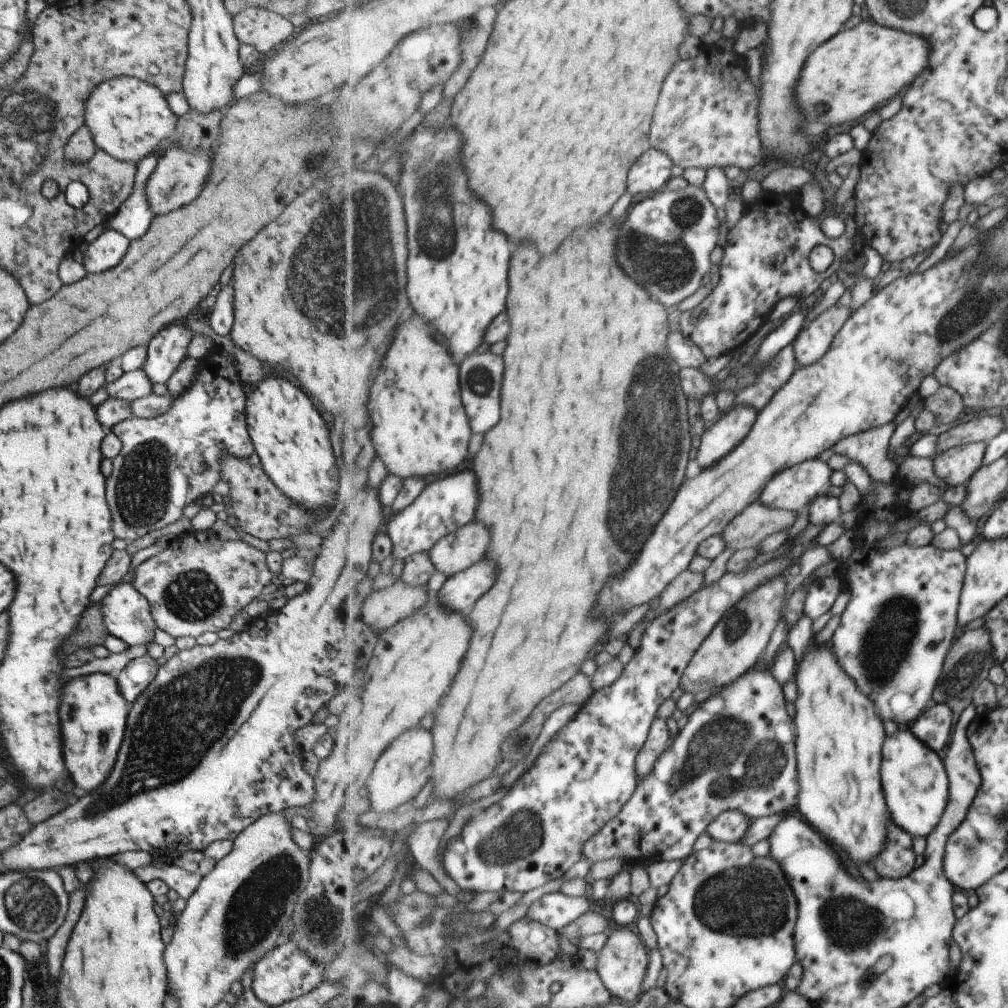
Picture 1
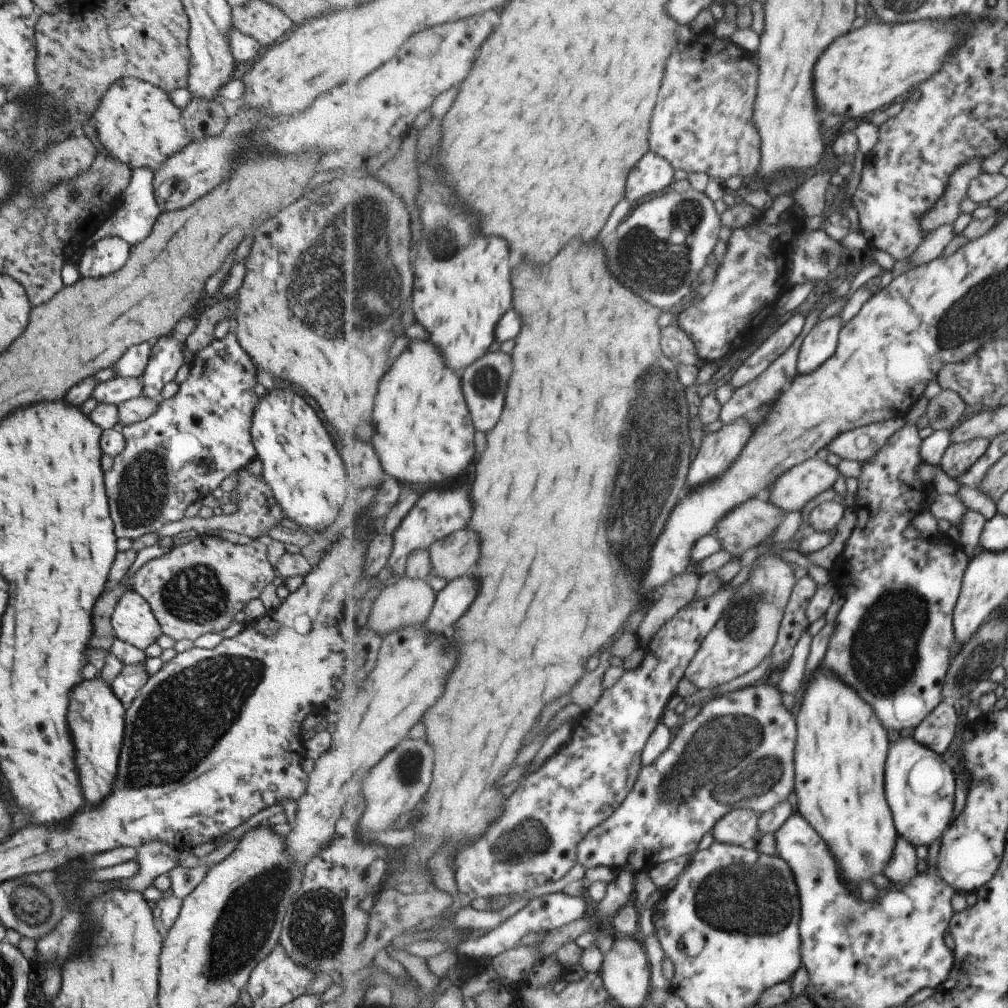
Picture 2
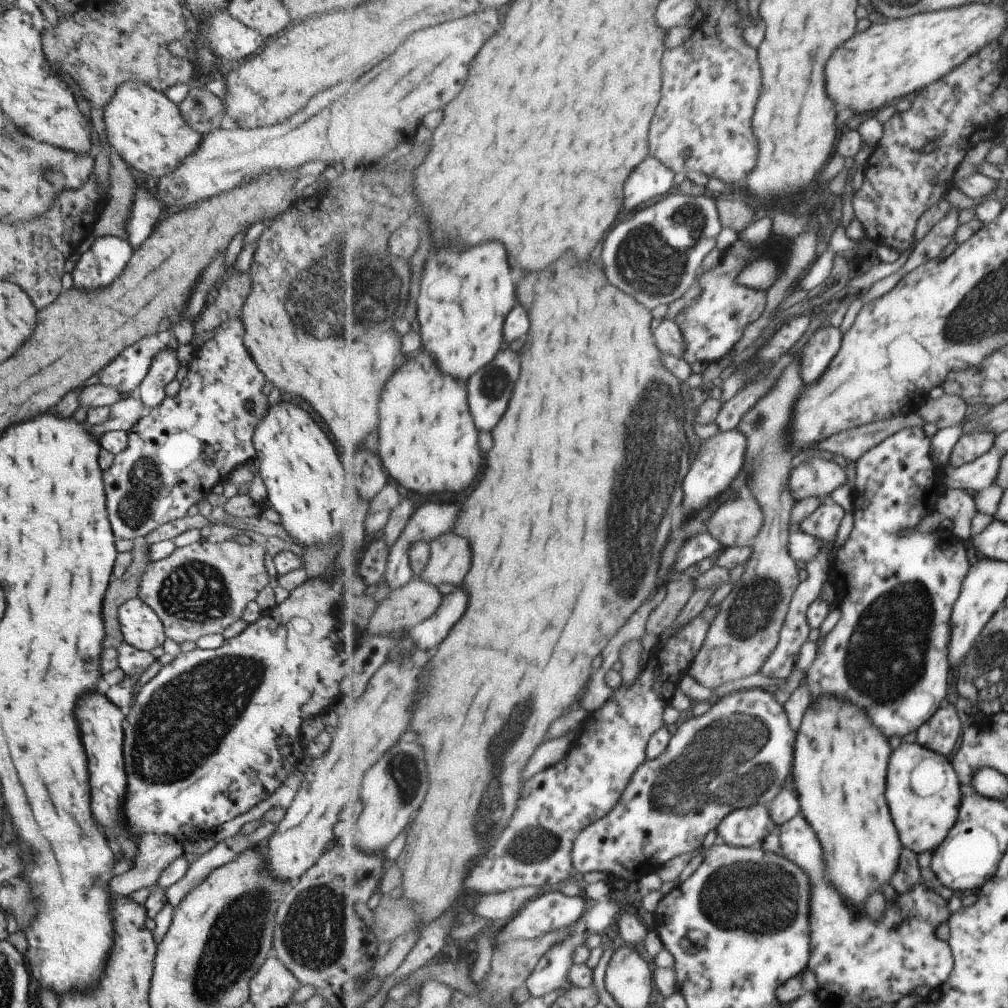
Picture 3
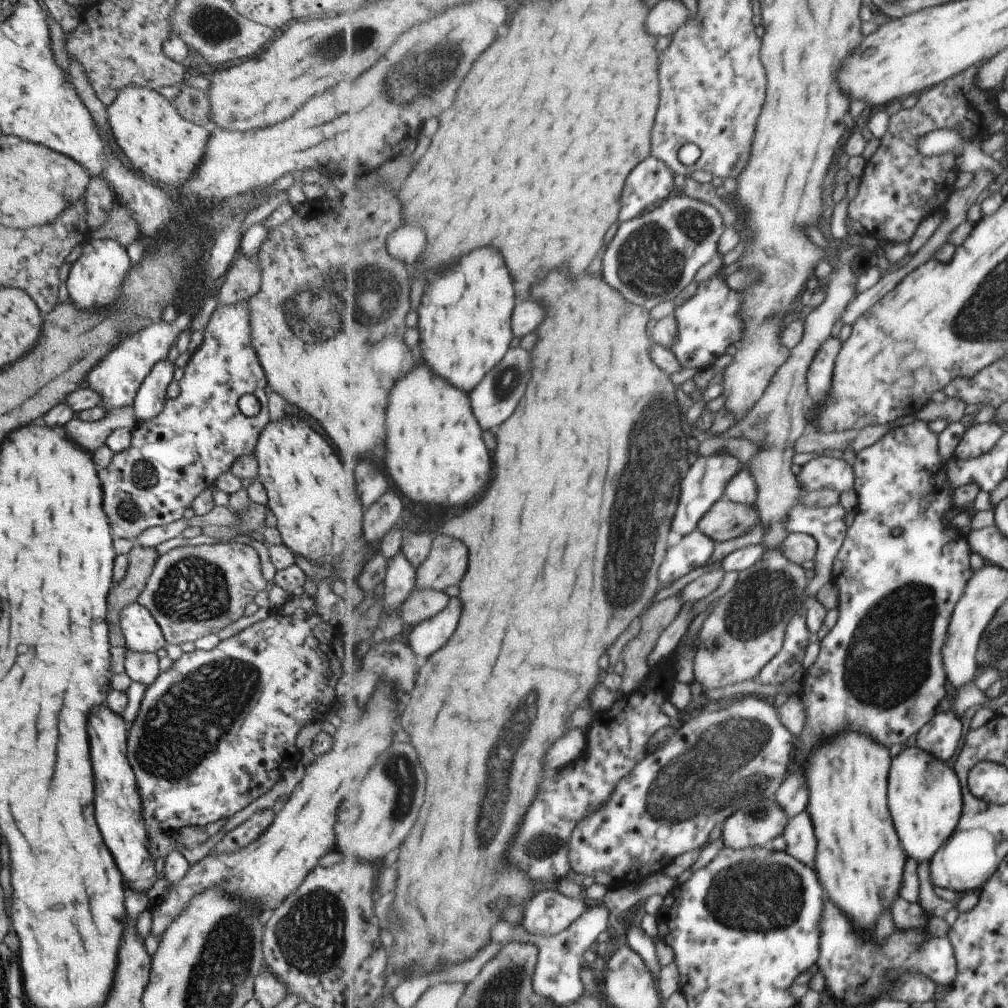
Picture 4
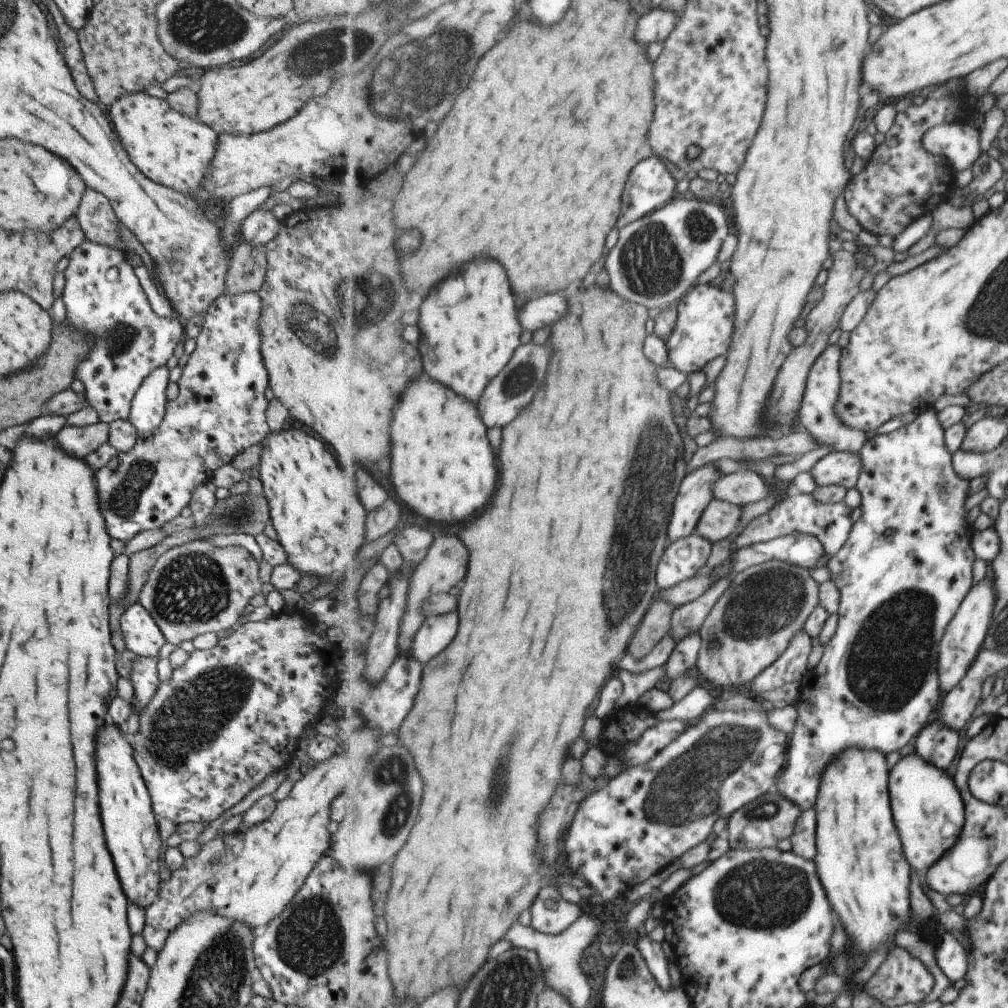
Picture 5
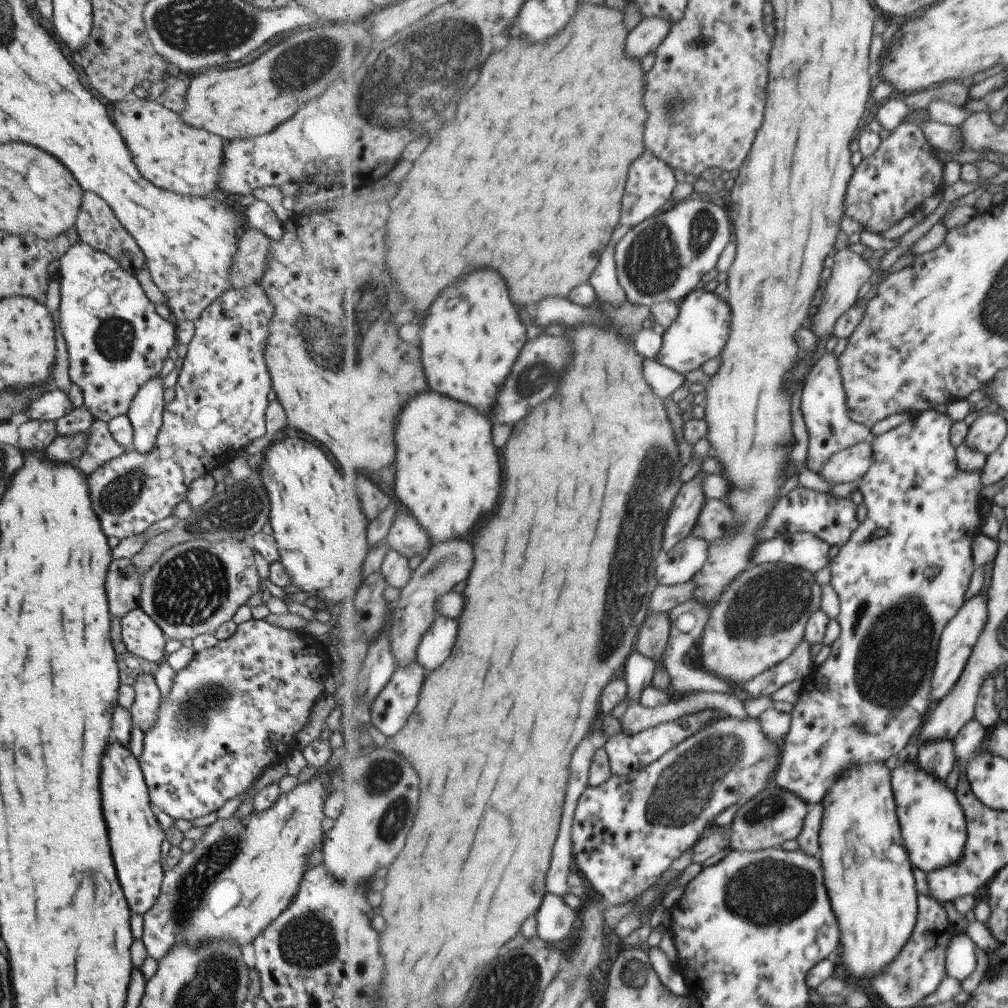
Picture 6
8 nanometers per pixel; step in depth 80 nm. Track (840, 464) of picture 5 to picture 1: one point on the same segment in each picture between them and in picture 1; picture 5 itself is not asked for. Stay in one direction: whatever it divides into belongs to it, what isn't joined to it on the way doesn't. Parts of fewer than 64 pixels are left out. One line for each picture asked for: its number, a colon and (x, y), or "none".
1: (795, 488)
2: (799, 486)
3: (815, 477)
4: (823, 472)

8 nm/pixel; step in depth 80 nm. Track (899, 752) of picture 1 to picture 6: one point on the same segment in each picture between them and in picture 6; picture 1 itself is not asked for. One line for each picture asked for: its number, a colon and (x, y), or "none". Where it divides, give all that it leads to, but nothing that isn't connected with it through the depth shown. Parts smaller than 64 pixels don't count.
2: (921, 787)
3: (925, 793)
4: (926, 795)
5: (930, 811)
6: (934, 823)

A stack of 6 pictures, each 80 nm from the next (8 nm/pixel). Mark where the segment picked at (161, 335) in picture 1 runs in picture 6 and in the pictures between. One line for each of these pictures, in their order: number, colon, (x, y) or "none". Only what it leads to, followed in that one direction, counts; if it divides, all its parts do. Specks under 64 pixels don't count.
2: (166, 357)
3: (163, 365)
4: (148, 400)
5: (147, 405)
6: (144, 413)

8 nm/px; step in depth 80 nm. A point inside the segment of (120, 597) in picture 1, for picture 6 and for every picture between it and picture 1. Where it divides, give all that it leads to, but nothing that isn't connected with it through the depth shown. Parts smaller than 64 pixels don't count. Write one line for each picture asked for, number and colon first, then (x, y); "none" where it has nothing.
2: (132, 621)
3: (139, 627)
4: (141, 633)
5: (141, 636)
6: (140, 635)

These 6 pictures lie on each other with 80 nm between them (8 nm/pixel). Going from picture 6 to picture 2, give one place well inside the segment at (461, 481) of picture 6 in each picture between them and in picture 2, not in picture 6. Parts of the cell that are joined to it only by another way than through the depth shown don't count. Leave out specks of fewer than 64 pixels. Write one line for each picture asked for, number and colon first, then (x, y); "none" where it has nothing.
2: (425, 433)
3: (429, 442)
4: (435, 449)
5: (444, 468)

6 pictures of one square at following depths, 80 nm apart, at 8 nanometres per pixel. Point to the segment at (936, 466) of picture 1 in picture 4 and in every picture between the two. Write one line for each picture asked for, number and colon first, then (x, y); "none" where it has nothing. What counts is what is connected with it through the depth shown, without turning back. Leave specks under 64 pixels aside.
2: (958, 459)
3: (969, 447)
4: (979, 439)

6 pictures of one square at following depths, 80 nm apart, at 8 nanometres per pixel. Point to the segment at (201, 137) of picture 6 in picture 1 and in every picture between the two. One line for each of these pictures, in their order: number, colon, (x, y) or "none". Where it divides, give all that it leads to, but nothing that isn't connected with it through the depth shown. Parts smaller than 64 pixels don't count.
1: (127, 118)
2: (135, 122)
3: (141, 124)
4: (148, 133)
5: (169, 148)

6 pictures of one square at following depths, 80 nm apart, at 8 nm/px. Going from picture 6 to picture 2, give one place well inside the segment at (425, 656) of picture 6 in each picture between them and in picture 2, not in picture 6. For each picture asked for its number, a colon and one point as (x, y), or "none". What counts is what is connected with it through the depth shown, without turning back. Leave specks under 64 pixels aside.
2: (455, 598)
3: (429, 633)
4: (427, 637)
5: (436, 633)

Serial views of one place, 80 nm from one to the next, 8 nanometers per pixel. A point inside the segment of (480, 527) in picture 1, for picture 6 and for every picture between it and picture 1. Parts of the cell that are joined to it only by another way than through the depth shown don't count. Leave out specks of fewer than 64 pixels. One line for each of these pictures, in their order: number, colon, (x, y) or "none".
2: (453, 556)
3: (450, 560)
4: (447, 563)
5: (445, 566)
6: (446, 564)

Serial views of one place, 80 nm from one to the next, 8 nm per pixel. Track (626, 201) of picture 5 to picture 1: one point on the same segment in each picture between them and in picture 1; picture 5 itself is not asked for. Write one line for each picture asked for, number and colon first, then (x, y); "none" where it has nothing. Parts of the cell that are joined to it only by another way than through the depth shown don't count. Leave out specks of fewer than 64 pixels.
1: (653, 171)
2: (654, 175)
3: (653, 178)
4: (652, 182)

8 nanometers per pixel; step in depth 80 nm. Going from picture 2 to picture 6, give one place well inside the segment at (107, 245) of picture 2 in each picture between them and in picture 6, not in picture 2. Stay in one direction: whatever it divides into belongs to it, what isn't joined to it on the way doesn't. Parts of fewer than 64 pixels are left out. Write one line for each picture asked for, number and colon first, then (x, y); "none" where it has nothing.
3: (107, 255)
4: (93, 280)
5: (102, 297)
6: (115, 341)

